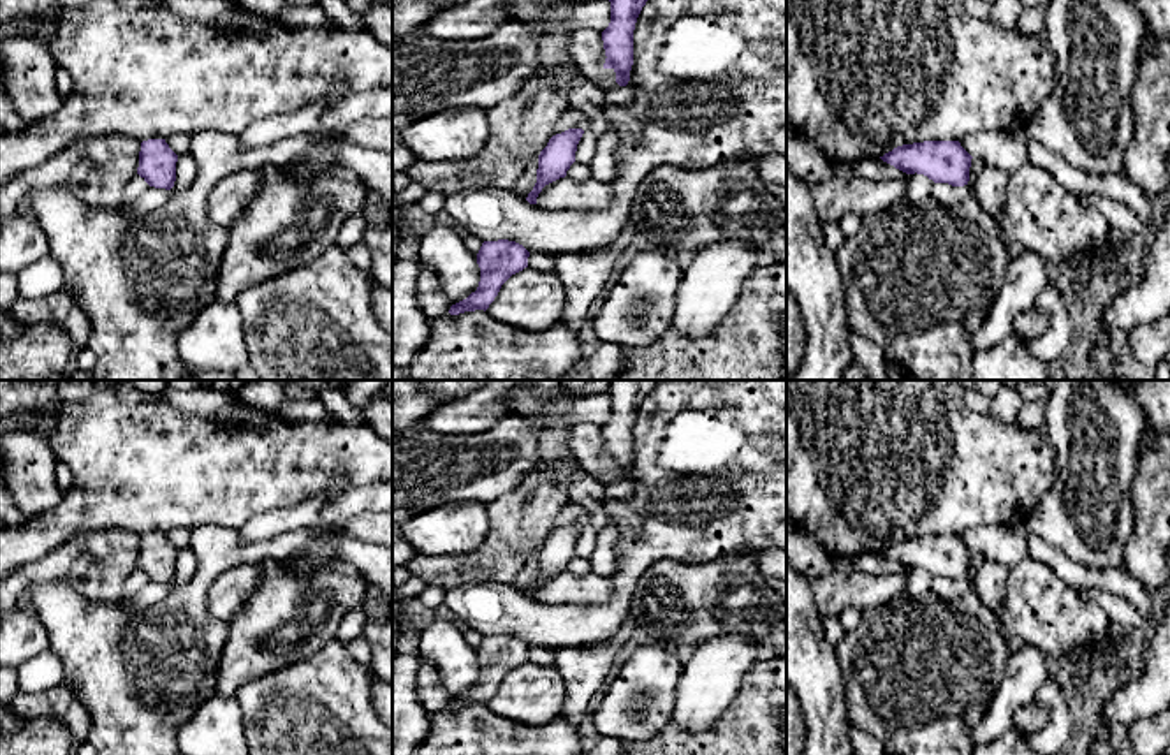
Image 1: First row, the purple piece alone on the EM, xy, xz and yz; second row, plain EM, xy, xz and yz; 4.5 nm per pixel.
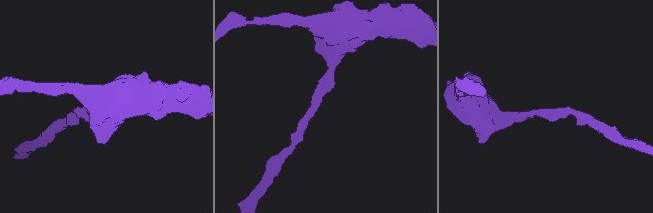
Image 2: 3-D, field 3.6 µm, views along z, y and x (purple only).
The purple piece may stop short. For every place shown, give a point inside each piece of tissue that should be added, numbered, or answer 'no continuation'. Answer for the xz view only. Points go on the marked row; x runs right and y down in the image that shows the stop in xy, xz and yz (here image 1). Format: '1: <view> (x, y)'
no continuation

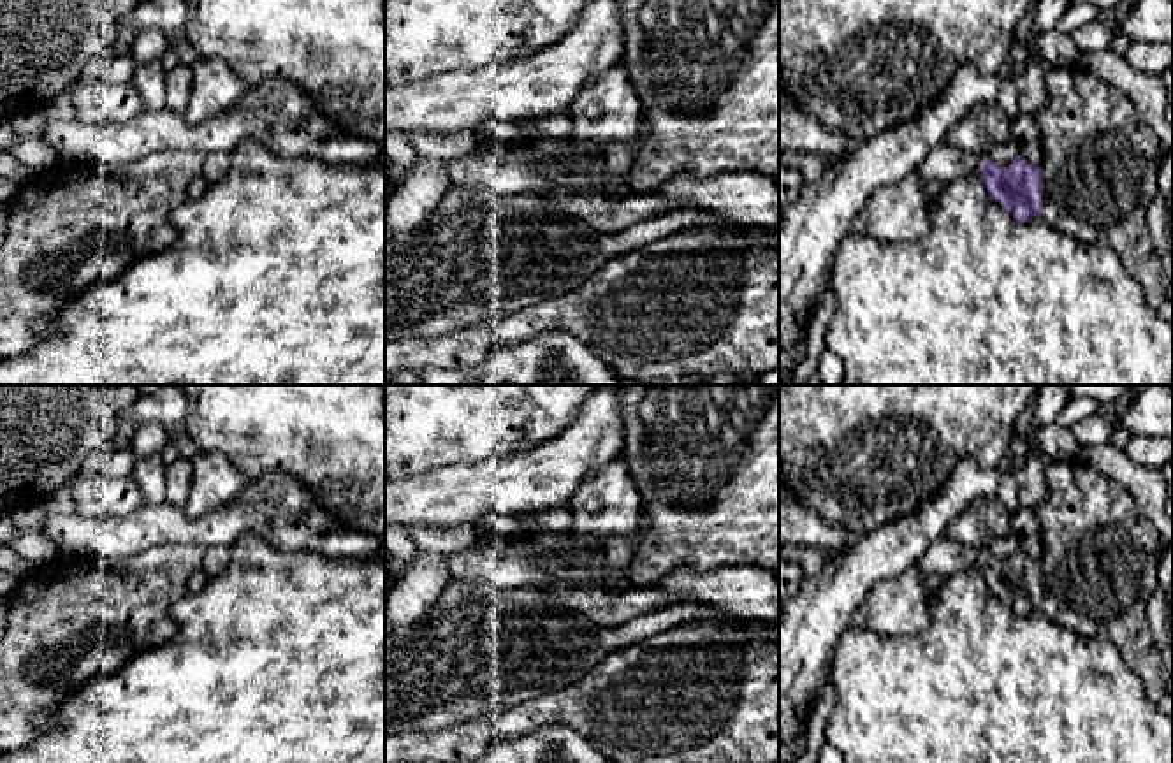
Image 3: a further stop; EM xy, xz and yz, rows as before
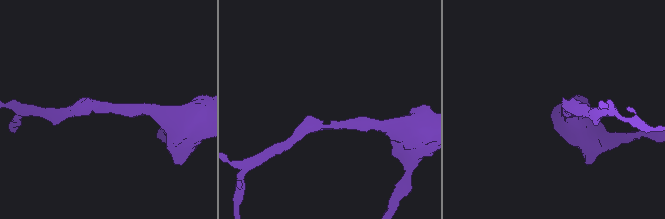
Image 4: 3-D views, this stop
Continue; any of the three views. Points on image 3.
1: yz (945, 162)

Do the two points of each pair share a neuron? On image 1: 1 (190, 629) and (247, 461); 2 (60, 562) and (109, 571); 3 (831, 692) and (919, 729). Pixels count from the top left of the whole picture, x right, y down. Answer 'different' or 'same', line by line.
1: different
2: same
3: different

